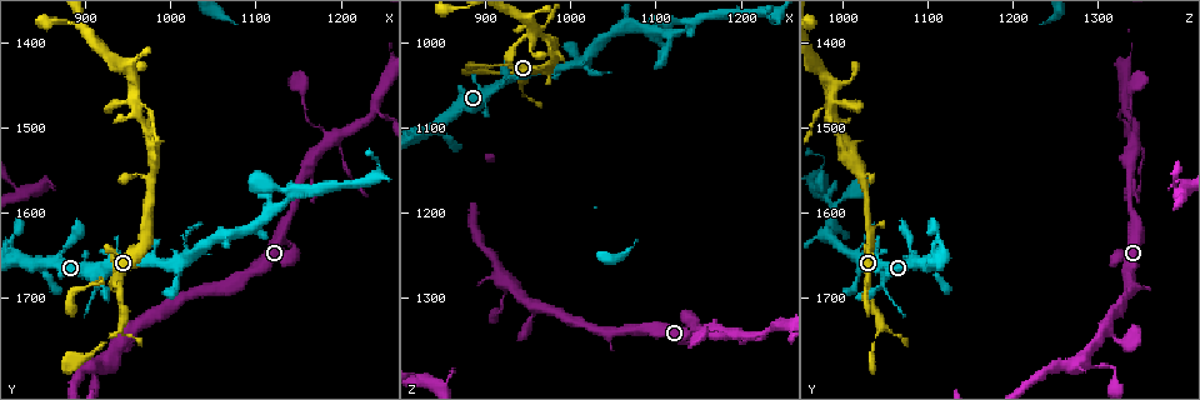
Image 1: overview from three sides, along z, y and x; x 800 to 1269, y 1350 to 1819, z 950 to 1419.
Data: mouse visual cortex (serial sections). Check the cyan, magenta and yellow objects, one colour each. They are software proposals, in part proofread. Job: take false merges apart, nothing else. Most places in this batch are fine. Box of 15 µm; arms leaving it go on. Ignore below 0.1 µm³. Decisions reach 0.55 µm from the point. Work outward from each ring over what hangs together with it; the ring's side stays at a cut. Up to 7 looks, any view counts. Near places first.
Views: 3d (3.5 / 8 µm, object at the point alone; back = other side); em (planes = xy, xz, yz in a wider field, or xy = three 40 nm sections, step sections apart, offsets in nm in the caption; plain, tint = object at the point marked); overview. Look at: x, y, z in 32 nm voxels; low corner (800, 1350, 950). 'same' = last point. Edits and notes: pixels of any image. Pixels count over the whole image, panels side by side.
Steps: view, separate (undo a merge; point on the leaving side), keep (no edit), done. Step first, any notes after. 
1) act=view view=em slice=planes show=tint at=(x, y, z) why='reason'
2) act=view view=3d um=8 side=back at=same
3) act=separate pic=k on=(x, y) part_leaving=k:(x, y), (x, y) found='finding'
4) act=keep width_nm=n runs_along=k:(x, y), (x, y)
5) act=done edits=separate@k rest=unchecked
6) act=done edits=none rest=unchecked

act=view view=3d um=3.5 at=(925, 1680, 1025) why='thick turns thin'

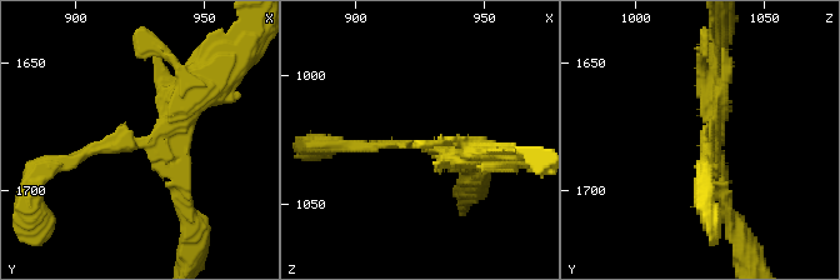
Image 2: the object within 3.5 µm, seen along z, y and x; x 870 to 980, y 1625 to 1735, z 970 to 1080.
act=view view=em slice=xy step=1 show=tint at=(922, 1682, 1026)

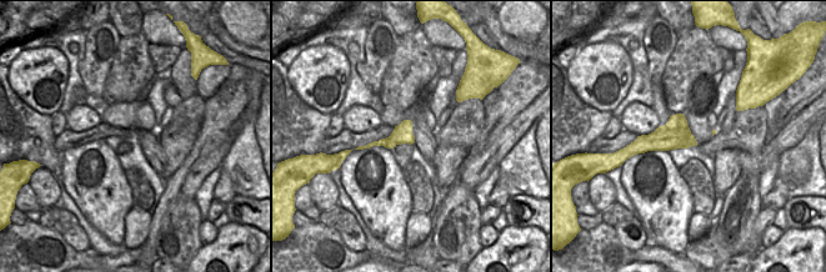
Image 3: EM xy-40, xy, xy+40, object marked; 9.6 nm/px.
act=view view=em slice=xy step=3 show=tint at=same why='another direction'

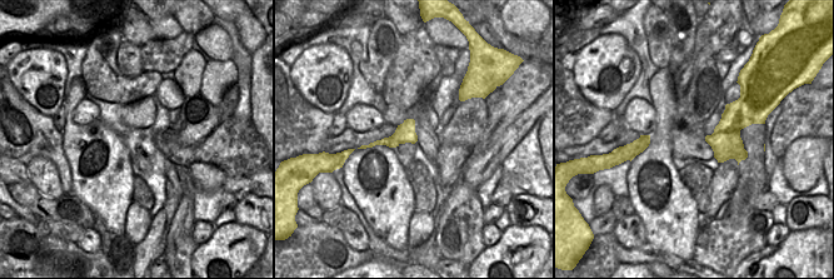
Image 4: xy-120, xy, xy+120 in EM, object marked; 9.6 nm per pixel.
act=keep runs_along=2:(190, 84), (148, 141), (51, 164) found='one cell here'

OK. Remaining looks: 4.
act=view view=3d um=3.5 at=(1005, 1660, 1025)

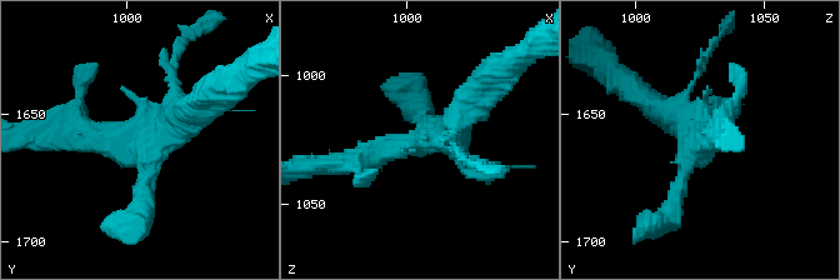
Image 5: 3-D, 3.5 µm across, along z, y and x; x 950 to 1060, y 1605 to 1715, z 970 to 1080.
act=view view=em slice=planes show=tint at=(1007, 1659, 1025)

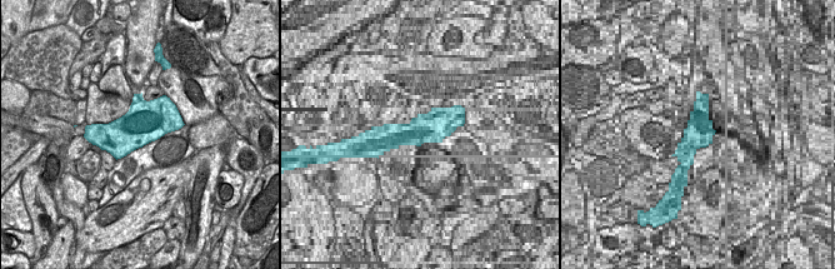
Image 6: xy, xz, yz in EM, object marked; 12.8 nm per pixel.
act=view view=em slice=xy step=3 show=tint at=same

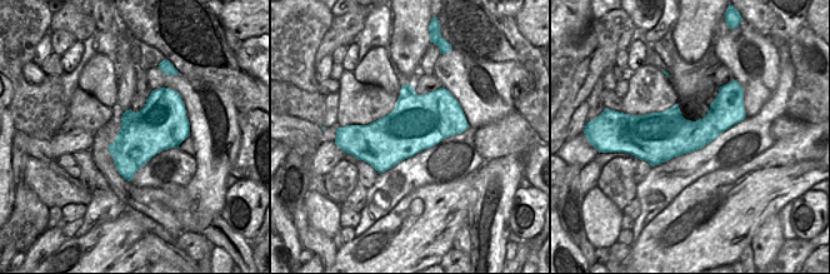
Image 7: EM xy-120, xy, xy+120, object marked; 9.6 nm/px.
act=keep width_nm=550 runs_along=5:(346, 164), (441, 138), (480, 93) found='all the same cell'

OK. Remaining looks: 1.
act=done edits=none rest=unchecked

